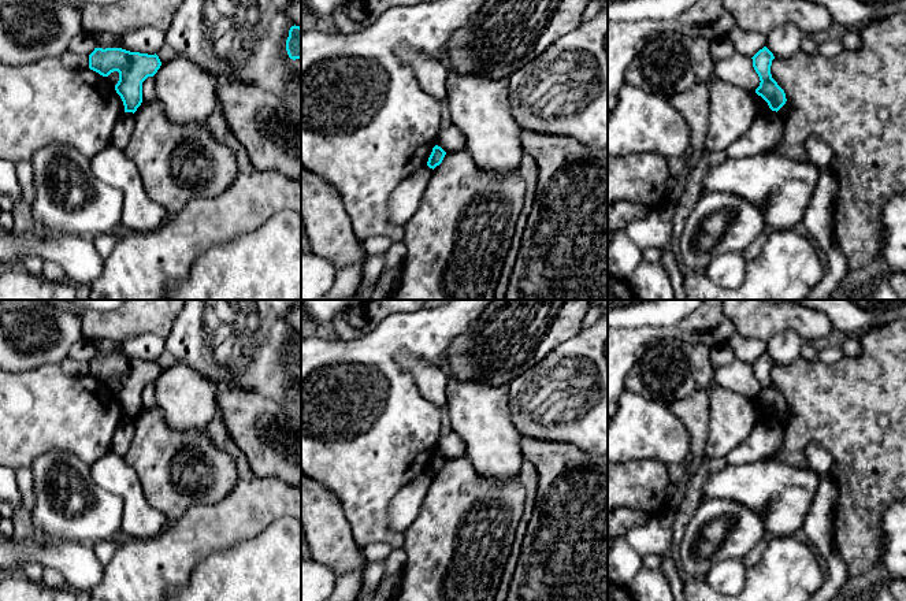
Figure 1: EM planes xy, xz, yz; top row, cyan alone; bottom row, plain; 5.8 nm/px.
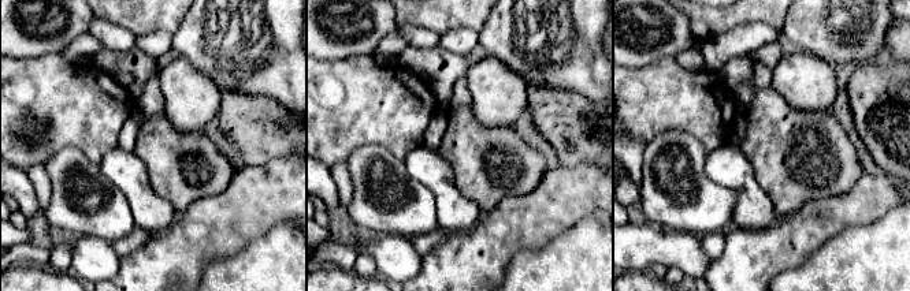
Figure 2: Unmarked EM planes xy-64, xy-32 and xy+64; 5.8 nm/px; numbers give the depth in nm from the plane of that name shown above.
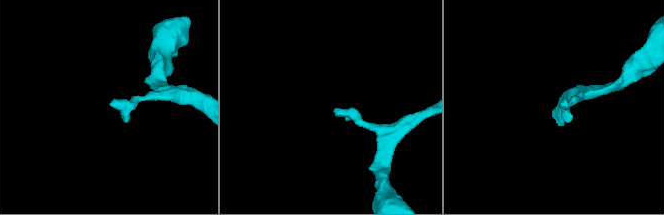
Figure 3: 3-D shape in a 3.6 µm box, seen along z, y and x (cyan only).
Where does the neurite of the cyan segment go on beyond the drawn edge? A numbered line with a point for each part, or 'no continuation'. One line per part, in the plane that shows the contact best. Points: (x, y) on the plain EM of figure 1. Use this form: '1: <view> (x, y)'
no continuation

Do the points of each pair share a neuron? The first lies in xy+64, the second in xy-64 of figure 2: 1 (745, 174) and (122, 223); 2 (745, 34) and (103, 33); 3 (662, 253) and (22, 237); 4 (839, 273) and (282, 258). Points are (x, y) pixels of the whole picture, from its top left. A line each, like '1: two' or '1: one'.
1: two
2: two
3: two
4: one

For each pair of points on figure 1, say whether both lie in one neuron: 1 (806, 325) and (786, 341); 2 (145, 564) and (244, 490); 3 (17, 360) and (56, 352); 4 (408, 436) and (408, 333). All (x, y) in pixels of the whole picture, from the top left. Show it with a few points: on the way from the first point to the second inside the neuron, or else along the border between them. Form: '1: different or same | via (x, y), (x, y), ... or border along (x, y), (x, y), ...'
1: different | border along (804, 340), (791, 330), (782, 330), (765, 341)
2: same | via (173, 561), (189, 555), (226, 518)
3: same | via (26, 357), (47, 353)
4: same | via (389, 410), (389, 359)

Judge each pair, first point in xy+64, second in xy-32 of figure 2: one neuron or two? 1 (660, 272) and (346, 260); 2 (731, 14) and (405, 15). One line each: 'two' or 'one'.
1: one
2: one

